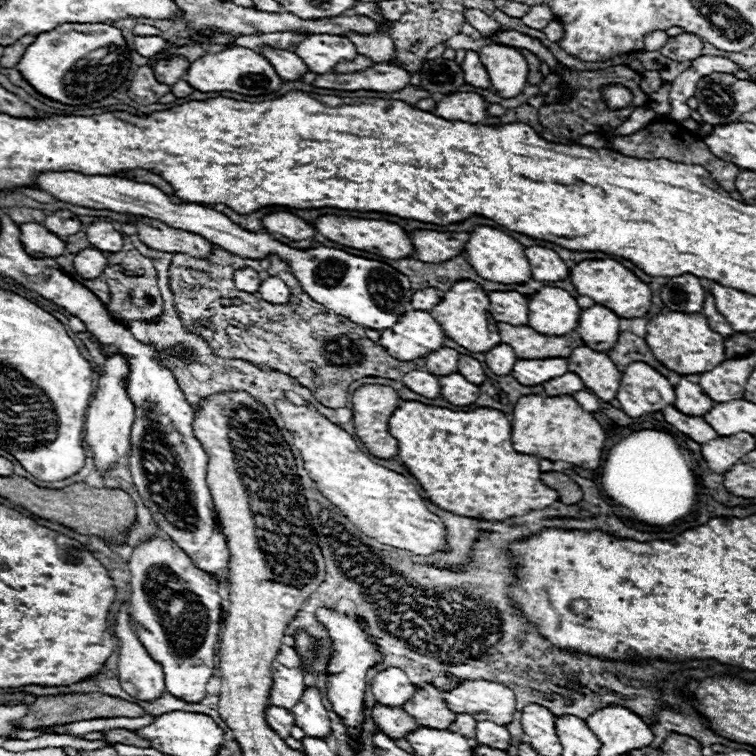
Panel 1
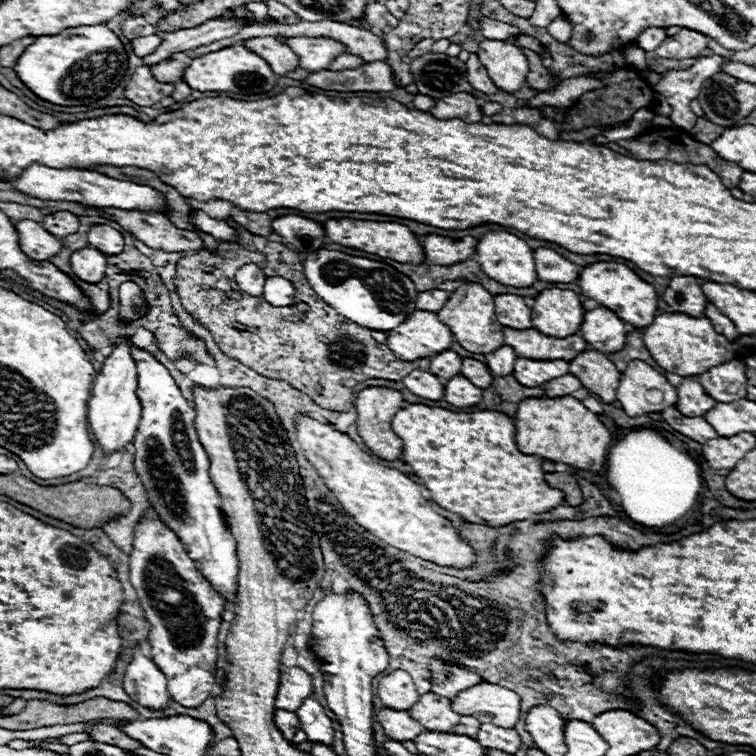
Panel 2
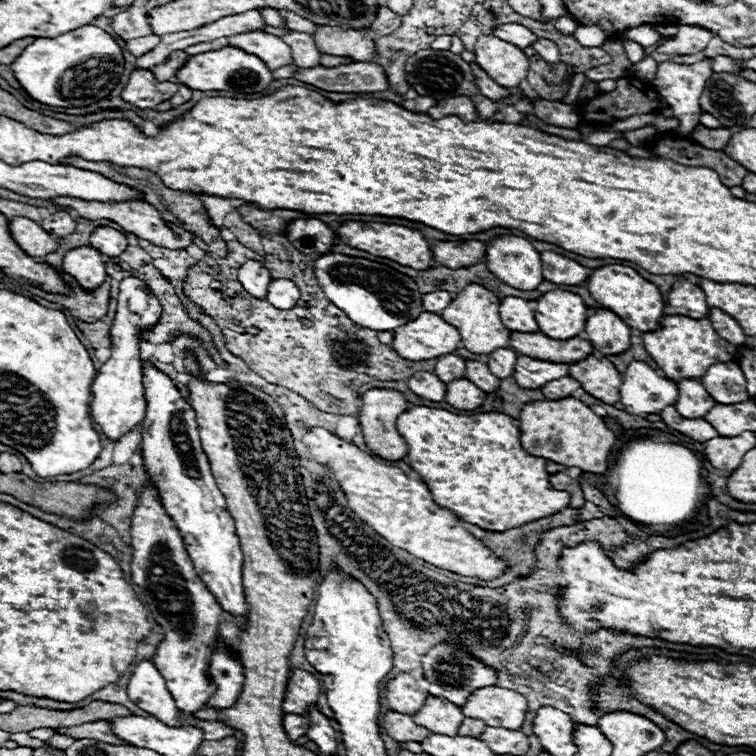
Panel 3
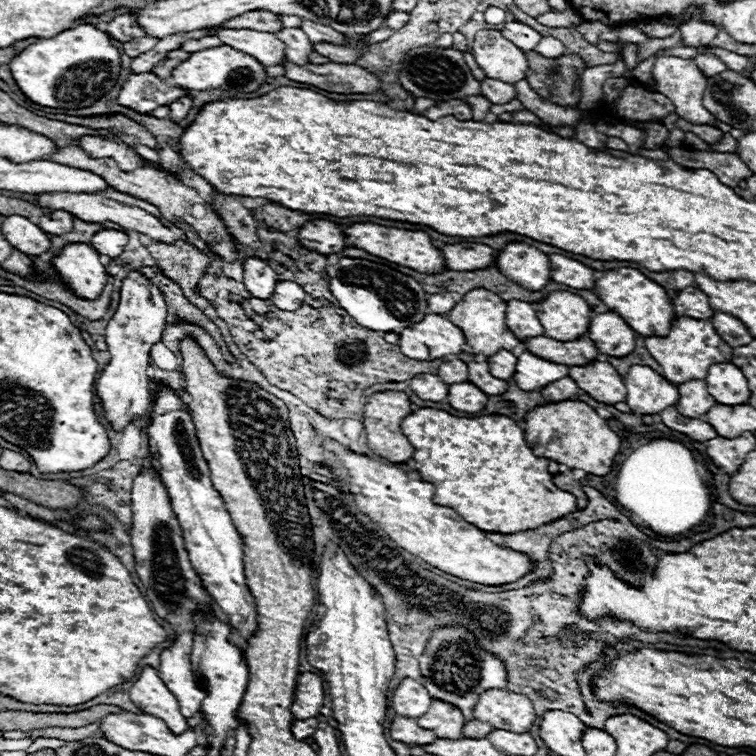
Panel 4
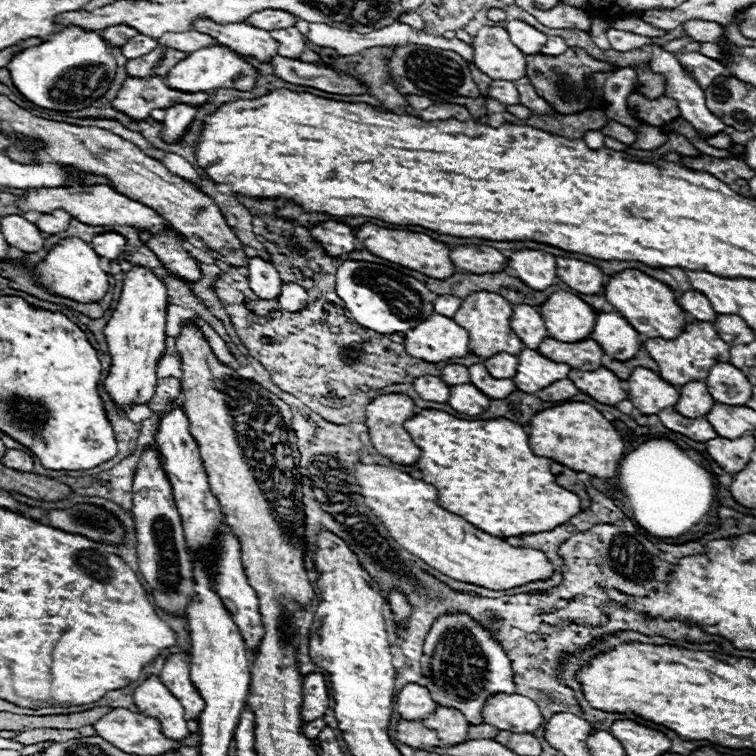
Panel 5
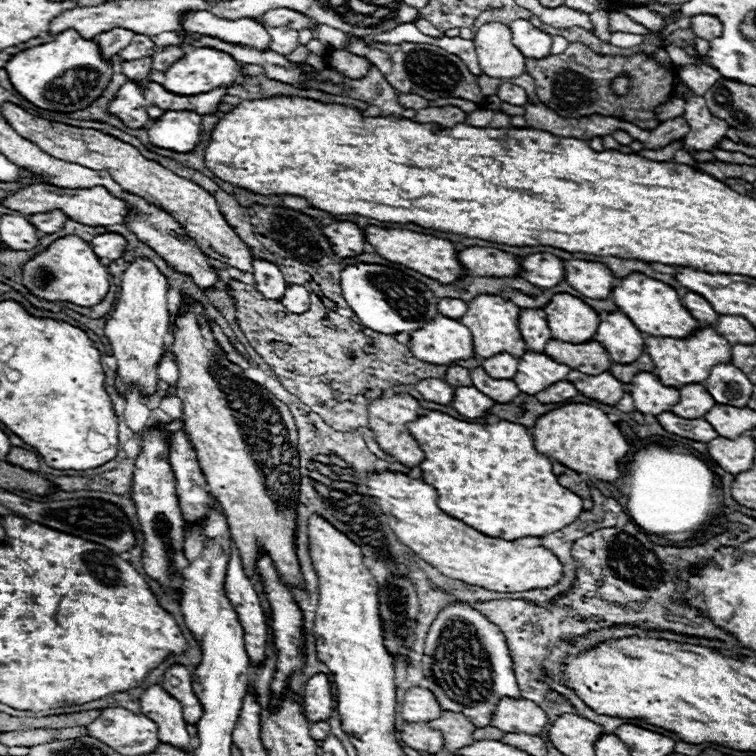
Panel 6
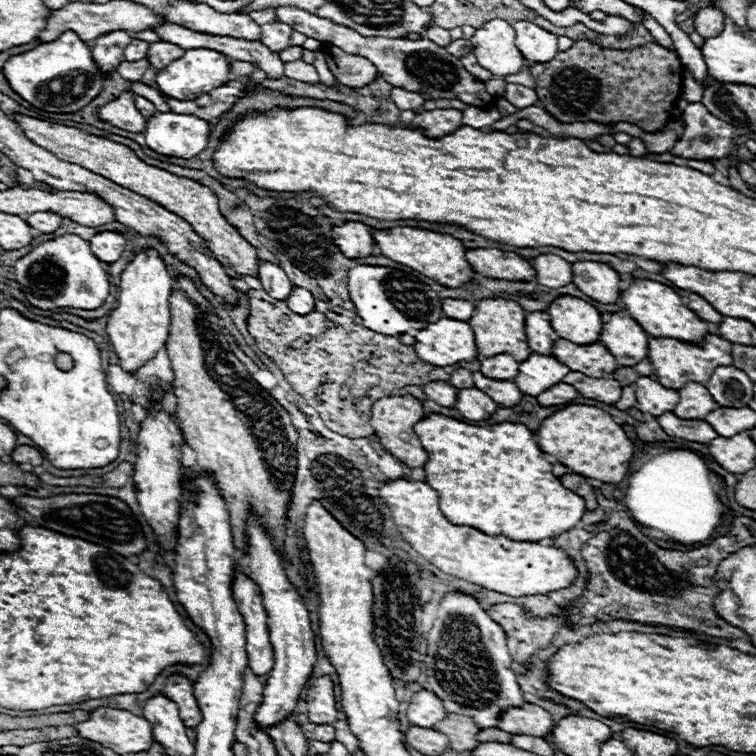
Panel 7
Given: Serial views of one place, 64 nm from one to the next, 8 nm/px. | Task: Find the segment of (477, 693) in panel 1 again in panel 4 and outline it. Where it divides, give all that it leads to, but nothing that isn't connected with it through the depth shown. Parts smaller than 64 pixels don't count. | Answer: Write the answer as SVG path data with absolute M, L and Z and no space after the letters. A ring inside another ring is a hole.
M486 690L476 708L476 720L488 722L494 728L510 728L510 732L528 732L538 718L532 702L524 694L508 690Z

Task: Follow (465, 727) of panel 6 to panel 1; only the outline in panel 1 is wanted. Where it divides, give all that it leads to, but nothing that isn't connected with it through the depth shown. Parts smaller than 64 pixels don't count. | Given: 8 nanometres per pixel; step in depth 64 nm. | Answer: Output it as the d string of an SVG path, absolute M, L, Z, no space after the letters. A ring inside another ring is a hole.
M416 690L414 698L404 704L404 710L426 728L448 728L454 722L454 712L448 710L442 694L434 690Z

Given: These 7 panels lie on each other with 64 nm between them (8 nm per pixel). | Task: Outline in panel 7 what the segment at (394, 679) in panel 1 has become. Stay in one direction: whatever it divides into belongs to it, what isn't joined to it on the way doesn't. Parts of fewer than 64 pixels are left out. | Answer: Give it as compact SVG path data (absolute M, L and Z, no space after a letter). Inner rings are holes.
M420 690L412 696L412 702L406 712L410 724L420 728L434 728L434 724L446 718L446 710L442 708L442 700L434 696L434 692Z

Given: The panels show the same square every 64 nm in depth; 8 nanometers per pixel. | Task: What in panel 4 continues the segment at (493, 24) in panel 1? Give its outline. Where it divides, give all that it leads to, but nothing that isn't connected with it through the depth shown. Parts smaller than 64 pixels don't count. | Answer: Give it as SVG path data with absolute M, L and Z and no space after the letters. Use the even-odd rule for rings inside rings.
M506 22L502 34L504 34L512 44L516 44L520 50L524 50L524 52L534 50L534 48L538 46L538 42L542 40L542 36L540 36L536 30L532 30L530 26L526 26L526 24L522 24L522 22Z

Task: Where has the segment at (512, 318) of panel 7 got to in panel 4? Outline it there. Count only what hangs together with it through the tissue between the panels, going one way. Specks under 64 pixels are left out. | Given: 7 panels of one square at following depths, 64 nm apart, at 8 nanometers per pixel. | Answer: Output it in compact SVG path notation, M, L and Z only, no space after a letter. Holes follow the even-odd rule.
M474 288L472 292L464 294L458 300L458 304L452 308L452 312L446 318L464 332L466 344L472 354L492 356L494 352L498 352L502 348L506 348L508 352L514 352L514 348L520 346L520 340L506 326L506 302L494 292Z

